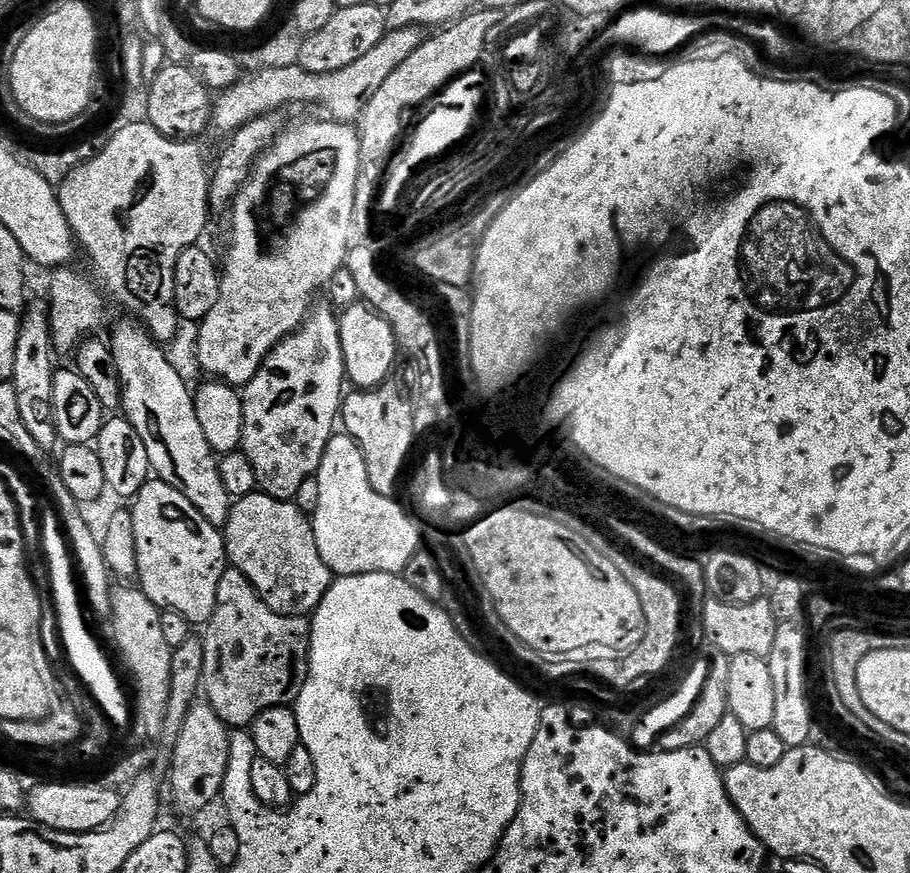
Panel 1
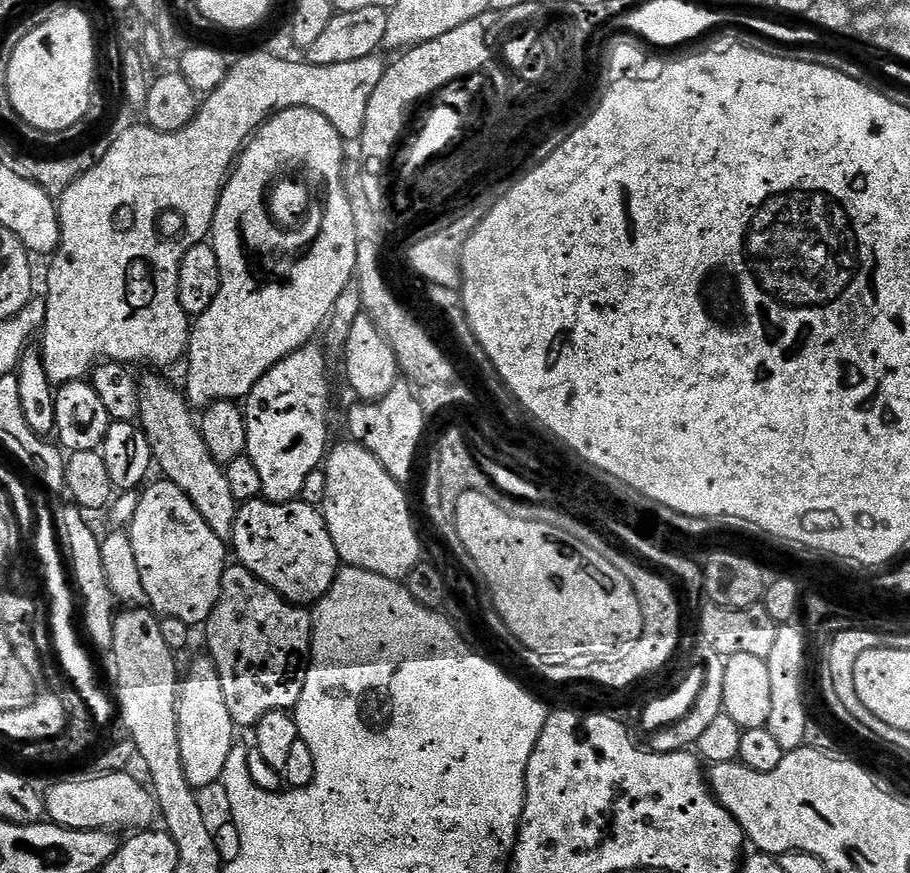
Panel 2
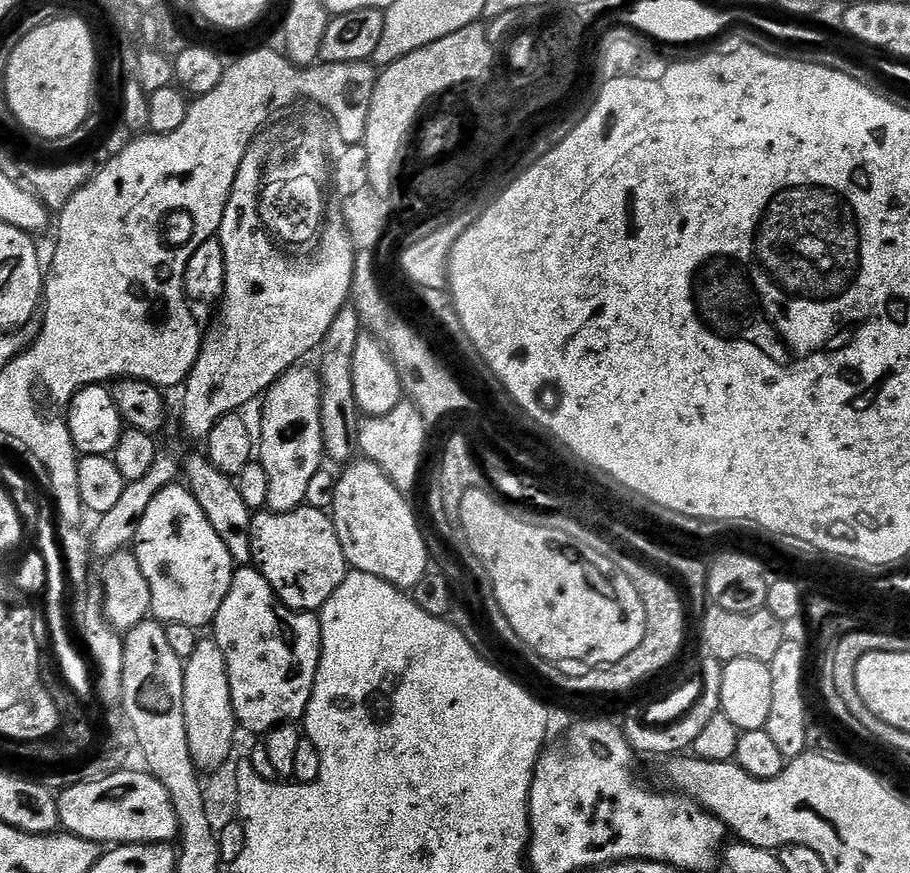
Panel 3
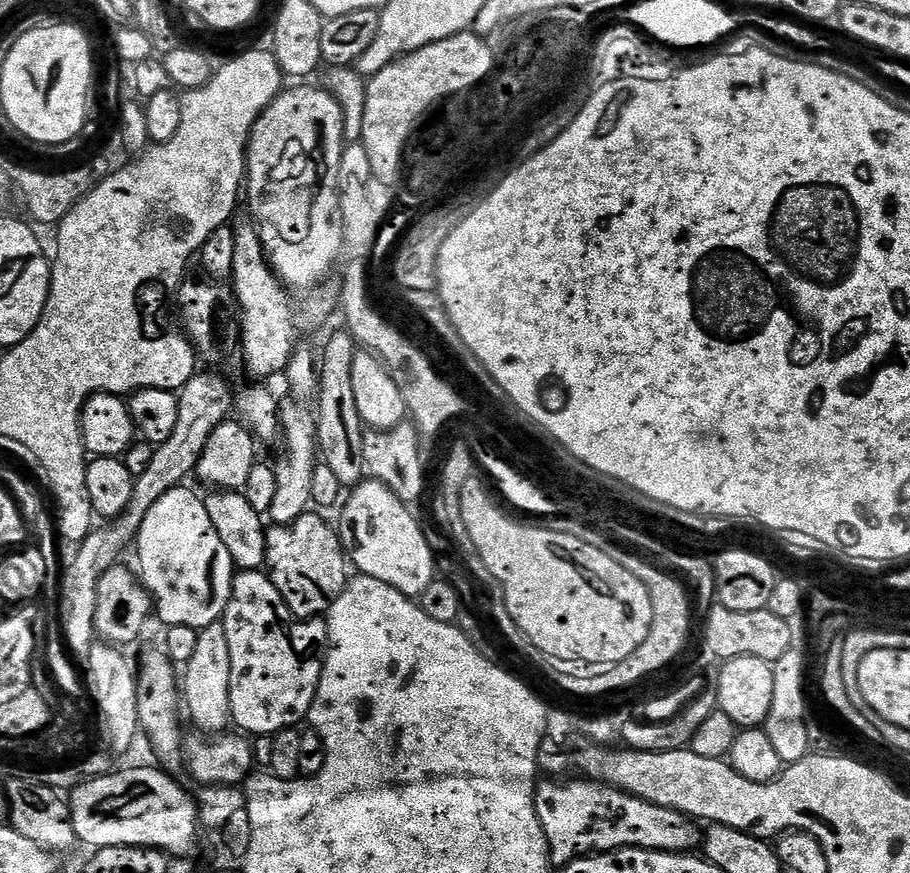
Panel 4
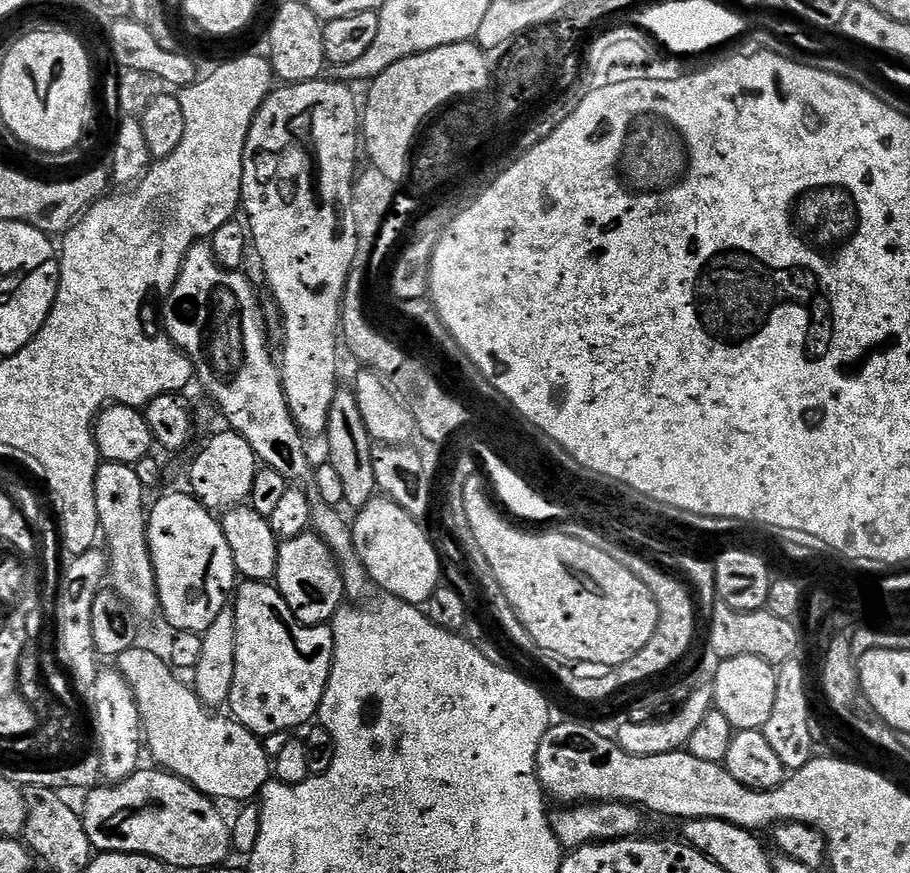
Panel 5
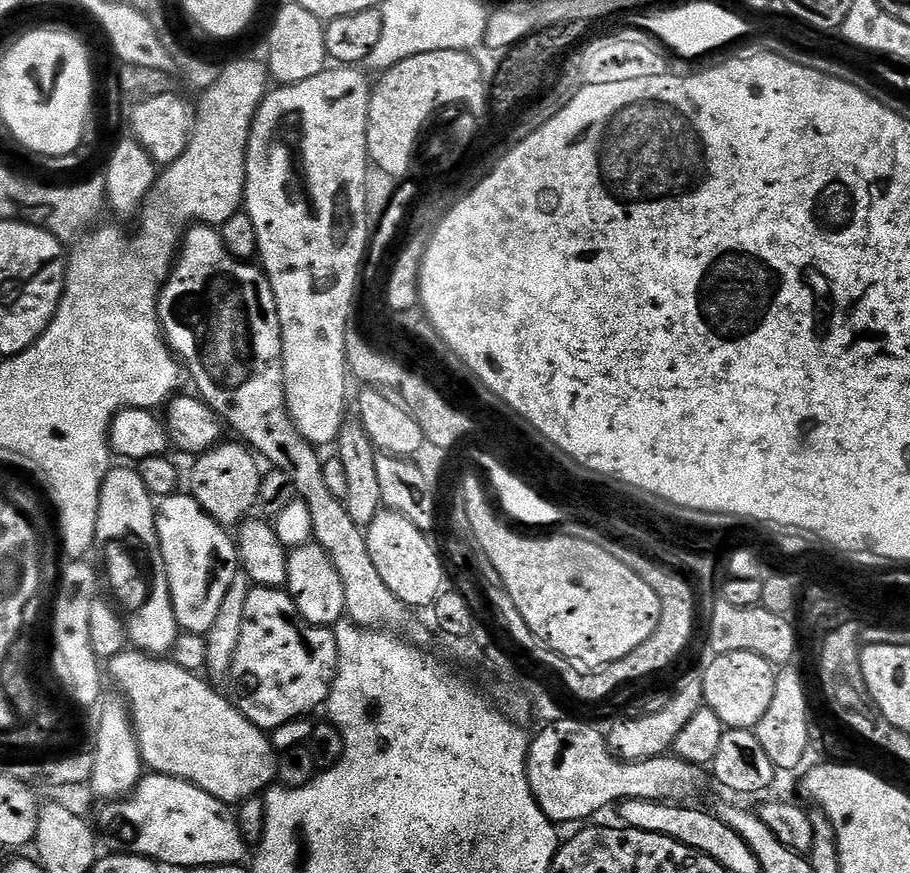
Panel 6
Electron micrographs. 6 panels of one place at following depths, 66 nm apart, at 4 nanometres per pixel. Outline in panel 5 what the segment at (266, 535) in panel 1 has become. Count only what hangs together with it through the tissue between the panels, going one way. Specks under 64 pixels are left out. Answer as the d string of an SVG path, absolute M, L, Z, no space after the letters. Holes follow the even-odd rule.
M311 530L279 545L274 586L282 594L286 606L290 606L294 618L303 624L328 624L346 600L340 564L326 542Z

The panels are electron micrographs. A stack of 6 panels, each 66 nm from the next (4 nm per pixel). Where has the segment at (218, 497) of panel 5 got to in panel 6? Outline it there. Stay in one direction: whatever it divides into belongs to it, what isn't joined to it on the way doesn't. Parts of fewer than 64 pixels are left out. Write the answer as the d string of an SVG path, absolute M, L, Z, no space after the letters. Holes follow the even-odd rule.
M221 442L209 452L203 452L195 457L193 464L196 465L192 468L190 495L207 516L225 526L239 526L249 519L251 512L248 511L256 508L262 475L257 457L243 443L235 443Z

